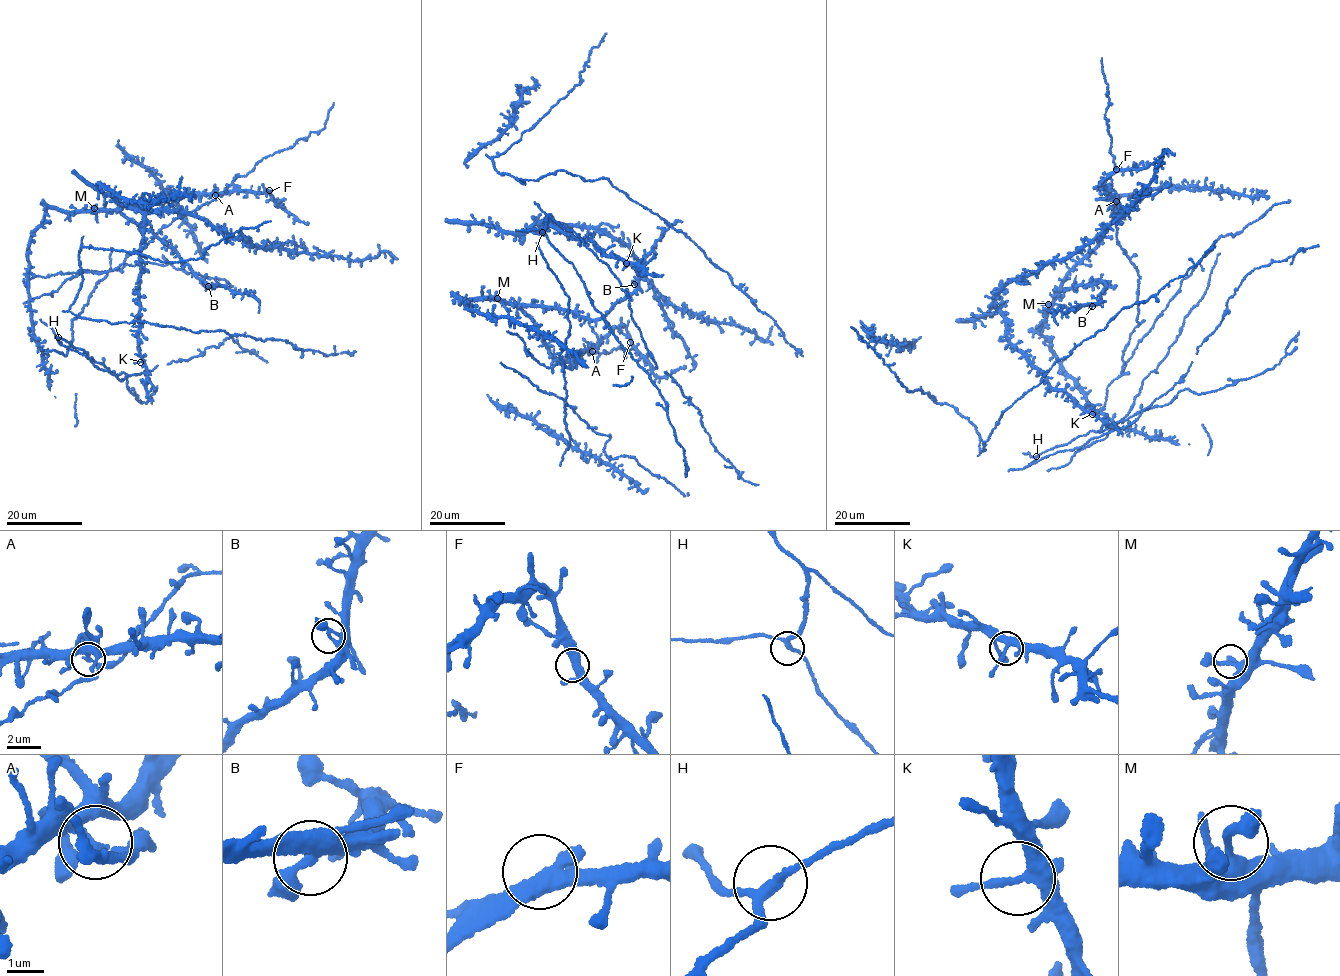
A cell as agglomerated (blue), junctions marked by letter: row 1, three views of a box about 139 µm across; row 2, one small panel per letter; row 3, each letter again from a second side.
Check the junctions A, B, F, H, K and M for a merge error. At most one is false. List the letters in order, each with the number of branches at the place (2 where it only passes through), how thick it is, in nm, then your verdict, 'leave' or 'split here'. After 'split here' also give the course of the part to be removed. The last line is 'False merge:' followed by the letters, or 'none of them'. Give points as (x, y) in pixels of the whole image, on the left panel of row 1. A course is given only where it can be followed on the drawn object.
A: 4 | 220 nm | split here | (215, 195), (214, 200), (184, 213), (159, 231), (143, 248), (113, 269), (72, 275), (56, 291), (23, 303)
B: 2 | 280 nm | leave
F: 4 | 360 nm | leave
H: 3 | 200 nm | leave
K: 4 | 300 nm | leave
M: 3 | 240 nm | leave
False merge: A

